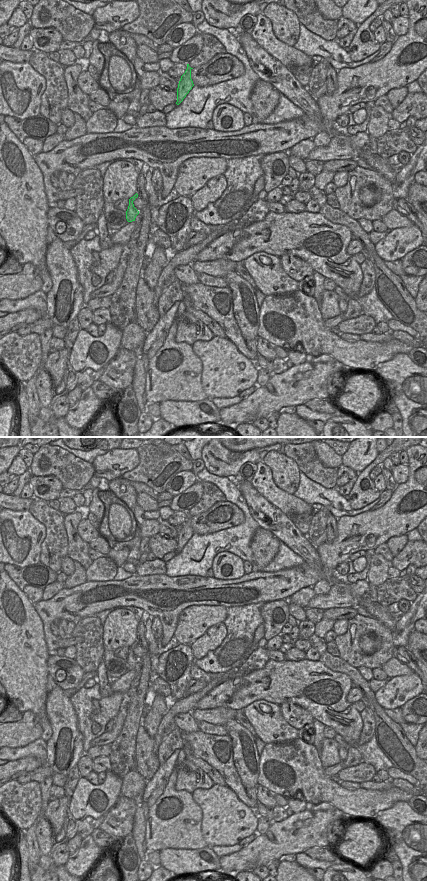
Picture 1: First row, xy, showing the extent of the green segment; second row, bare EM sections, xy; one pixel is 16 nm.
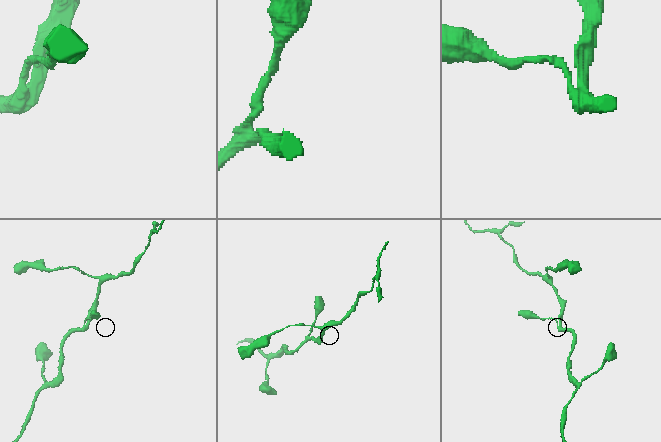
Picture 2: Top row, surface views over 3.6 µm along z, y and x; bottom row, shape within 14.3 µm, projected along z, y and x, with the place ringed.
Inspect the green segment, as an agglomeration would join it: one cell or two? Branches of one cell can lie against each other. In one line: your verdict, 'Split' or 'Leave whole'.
Leave whole.

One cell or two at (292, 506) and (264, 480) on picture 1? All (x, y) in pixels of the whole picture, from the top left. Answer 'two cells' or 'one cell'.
one cell

